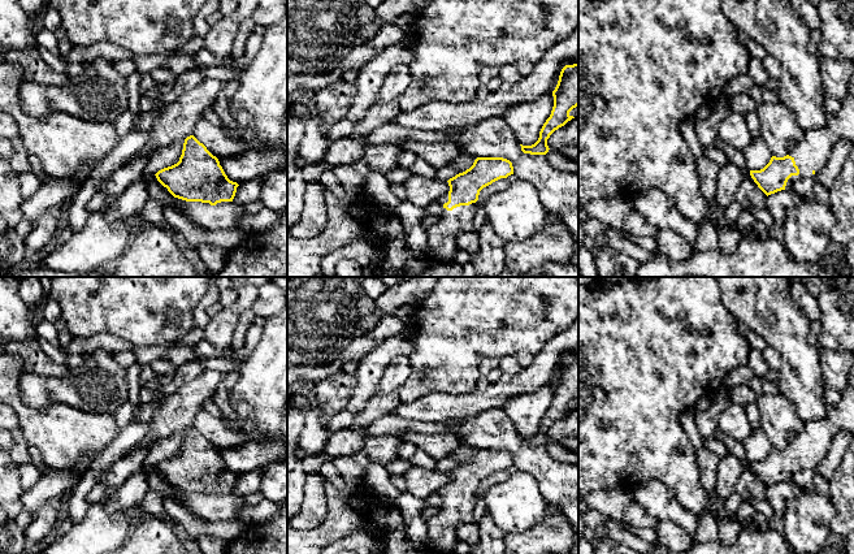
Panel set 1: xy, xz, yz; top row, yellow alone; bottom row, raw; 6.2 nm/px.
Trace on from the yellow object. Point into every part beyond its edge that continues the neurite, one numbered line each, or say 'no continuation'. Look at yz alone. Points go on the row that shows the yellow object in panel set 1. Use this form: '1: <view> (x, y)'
1: yz (811, 152)

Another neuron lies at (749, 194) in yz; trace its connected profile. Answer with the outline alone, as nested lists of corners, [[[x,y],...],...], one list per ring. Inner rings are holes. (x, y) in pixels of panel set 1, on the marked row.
[[[744,168],[744,179],[738,186],[734,200],[742,207],[742,209],[746,209],[747,207],[766,207],[767,195],[754,182],[749,169]]]

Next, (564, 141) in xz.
[[[578,114],[555,130],[547,139],[549,152],[559,152],[578,163]]]

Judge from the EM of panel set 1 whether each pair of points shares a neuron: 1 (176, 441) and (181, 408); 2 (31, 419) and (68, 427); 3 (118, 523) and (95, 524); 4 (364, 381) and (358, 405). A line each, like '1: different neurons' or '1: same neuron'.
1: different neurons
2: same neuron
3: same neuron
4: same neuron

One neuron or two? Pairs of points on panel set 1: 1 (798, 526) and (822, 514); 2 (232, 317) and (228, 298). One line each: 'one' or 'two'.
1: one
2: two

